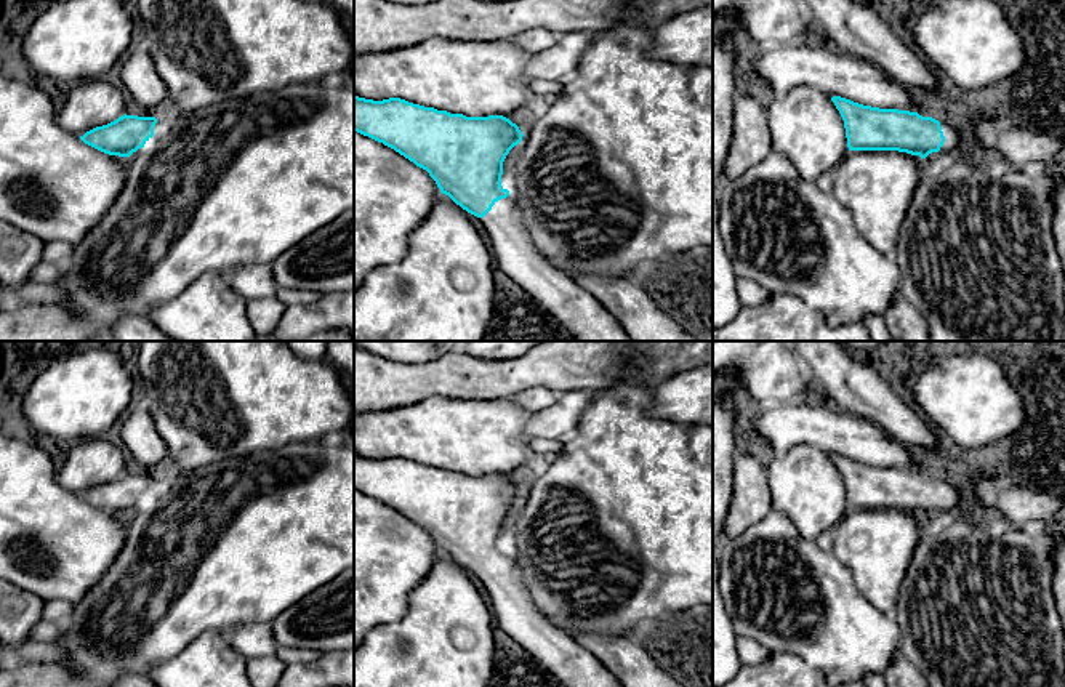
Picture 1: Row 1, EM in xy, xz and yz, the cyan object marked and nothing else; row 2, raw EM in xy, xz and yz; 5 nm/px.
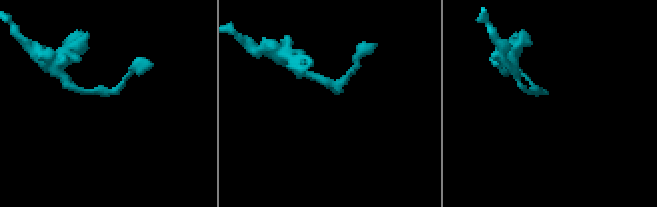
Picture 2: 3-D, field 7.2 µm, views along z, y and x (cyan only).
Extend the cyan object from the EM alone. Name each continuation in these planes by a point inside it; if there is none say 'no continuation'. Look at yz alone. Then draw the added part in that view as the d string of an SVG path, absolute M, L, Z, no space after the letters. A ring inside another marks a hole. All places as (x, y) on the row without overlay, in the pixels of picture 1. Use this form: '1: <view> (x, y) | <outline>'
1: yz (952, 494) | M938 479L938 480L942 485L943 495L945 495L945 501L938 511L946 512L946 511L953 509L961 501L961 492L950 480L943 480L943 479Z

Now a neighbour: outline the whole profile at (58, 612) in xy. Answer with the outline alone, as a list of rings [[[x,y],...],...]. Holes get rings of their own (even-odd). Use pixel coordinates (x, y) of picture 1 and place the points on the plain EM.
[[[43,601],[43,618],[62,626],[72,615],[72,604],[66,601]]]

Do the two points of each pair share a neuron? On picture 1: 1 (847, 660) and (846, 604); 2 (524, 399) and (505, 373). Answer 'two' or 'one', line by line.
1: one
2: two

